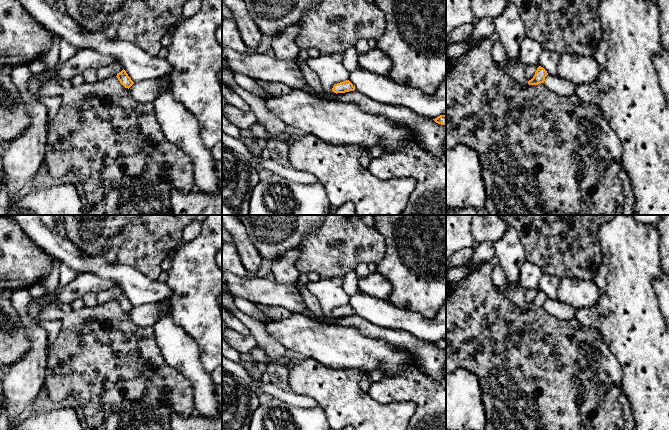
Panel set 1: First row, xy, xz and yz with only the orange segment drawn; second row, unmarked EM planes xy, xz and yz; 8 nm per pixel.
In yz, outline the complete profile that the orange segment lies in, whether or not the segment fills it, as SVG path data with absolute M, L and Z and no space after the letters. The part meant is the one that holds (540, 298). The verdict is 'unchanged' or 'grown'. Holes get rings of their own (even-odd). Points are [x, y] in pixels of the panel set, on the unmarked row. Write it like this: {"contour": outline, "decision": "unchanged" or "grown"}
{"contour": "M539 290L533 302L528 305L528 308L529 309L538 309L538 308L544 307L545 301L547 299L548 299L547 295L543 291Z", "decision": "unchanged"}

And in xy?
{"contour": "M124 293L116 301L125 312L129 313L134 308Z", "decision": "unchanged"}

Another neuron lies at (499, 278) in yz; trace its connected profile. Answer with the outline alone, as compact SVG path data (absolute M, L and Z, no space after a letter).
M499 265L495 266L493 269L493 282L496 287L503 288L507 291L514 290L520 286L519 283L509 283L503 269Z

